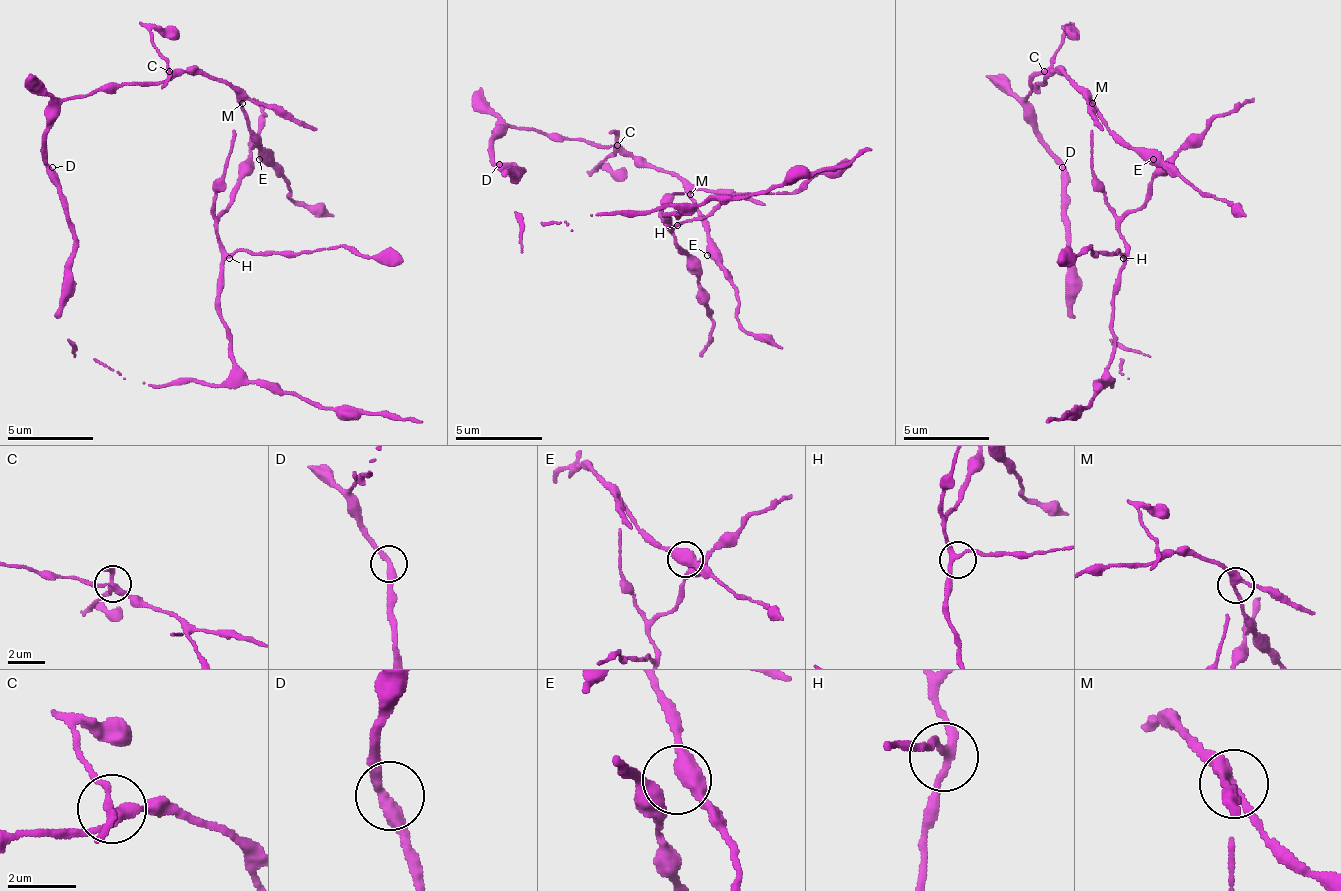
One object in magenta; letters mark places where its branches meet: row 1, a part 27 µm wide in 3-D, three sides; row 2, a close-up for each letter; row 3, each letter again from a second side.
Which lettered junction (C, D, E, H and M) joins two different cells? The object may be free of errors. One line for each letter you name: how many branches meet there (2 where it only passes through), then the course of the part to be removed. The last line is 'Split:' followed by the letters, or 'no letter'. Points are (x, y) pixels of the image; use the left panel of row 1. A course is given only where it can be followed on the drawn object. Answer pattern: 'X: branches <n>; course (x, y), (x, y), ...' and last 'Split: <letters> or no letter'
C: branches 4; course (168, 72), (151, 33), (168, 29), (177, 38)
Split: C

